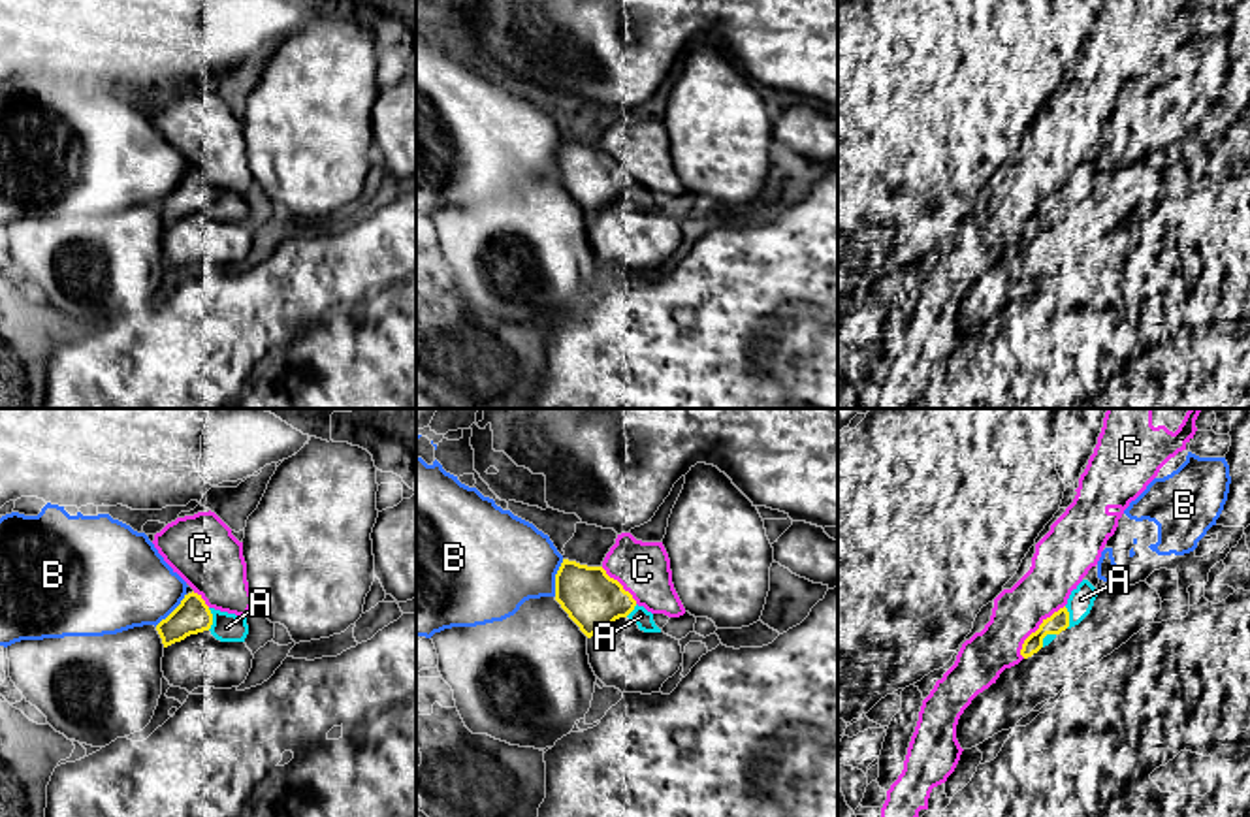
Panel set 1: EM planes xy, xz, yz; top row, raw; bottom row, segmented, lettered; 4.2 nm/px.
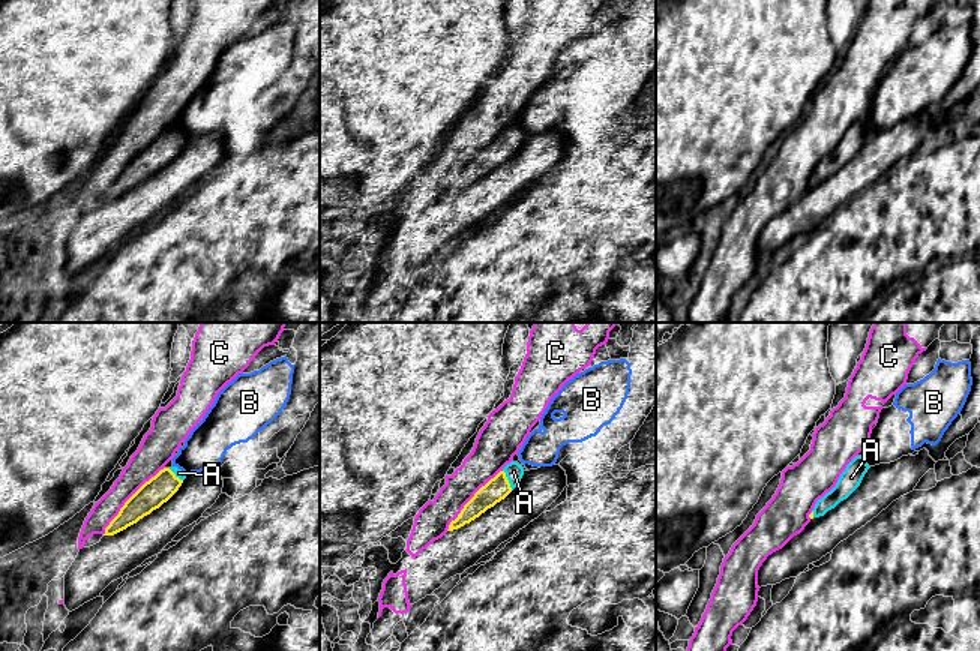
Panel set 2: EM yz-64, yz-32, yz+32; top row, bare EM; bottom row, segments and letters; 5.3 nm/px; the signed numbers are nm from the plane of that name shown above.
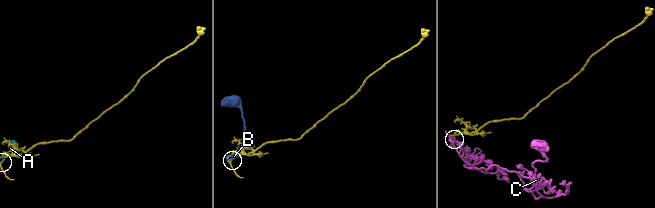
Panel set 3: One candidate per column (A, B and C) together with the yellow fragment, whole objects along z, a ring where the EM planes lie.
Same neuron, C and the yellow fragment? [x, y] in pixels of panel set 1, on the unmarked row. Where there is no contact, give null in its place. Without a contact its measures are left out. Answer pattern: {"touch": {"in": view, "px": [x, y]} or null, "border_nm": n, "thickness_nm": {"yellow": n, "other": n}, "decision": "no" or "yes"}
{"touch": {"in": "yz", "px": [1038, 208]}, "border_nm": 300, "thickness_nm": {"yellow": 90, "other": 220}, "decision": "no"}

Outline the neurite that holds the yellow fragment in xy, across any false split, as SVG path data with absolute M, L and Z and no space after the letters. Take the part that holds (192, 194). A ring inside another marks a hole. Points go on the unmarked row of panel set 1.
M188 171L181 183L156 203L164 226L190 213L209 209L220 220L245 220L247 196L209 186L201 173Z

